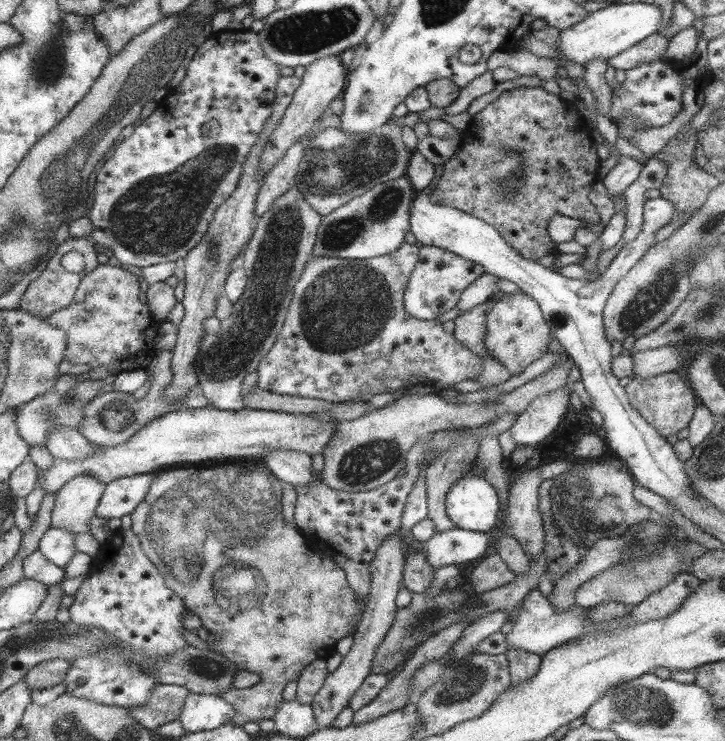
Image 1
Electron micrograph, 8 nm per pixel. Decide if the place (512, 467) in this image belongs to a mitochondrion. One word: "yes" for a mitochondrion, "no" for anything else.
no

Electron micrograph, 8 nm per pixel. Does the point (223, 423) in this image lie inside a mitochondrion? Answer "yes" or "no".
no

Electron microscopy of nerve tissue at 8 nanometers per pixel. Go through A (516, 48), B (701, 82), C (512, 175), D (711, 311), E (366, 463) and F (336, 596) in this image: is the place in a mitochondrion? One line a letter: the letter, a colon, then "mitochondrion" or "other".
A: other
B: other
C: mitochondrion
D: mitochondrion
E: mitochondrion
F: other

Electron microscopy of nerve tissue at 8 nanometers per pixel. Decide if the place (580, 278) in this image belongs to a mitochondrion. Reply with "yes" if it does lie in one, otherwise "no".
no

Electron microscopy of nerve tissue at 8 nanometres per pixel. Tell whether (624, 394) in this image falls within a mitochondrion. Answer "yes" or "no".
no

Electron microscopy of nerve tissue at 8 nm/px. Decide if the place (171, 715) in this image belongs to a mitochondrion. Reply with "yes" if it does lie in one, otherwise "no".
no

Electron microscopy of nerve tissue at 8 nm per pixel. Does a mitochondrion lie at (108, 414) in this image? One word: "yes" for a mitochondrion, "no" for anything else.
yes

